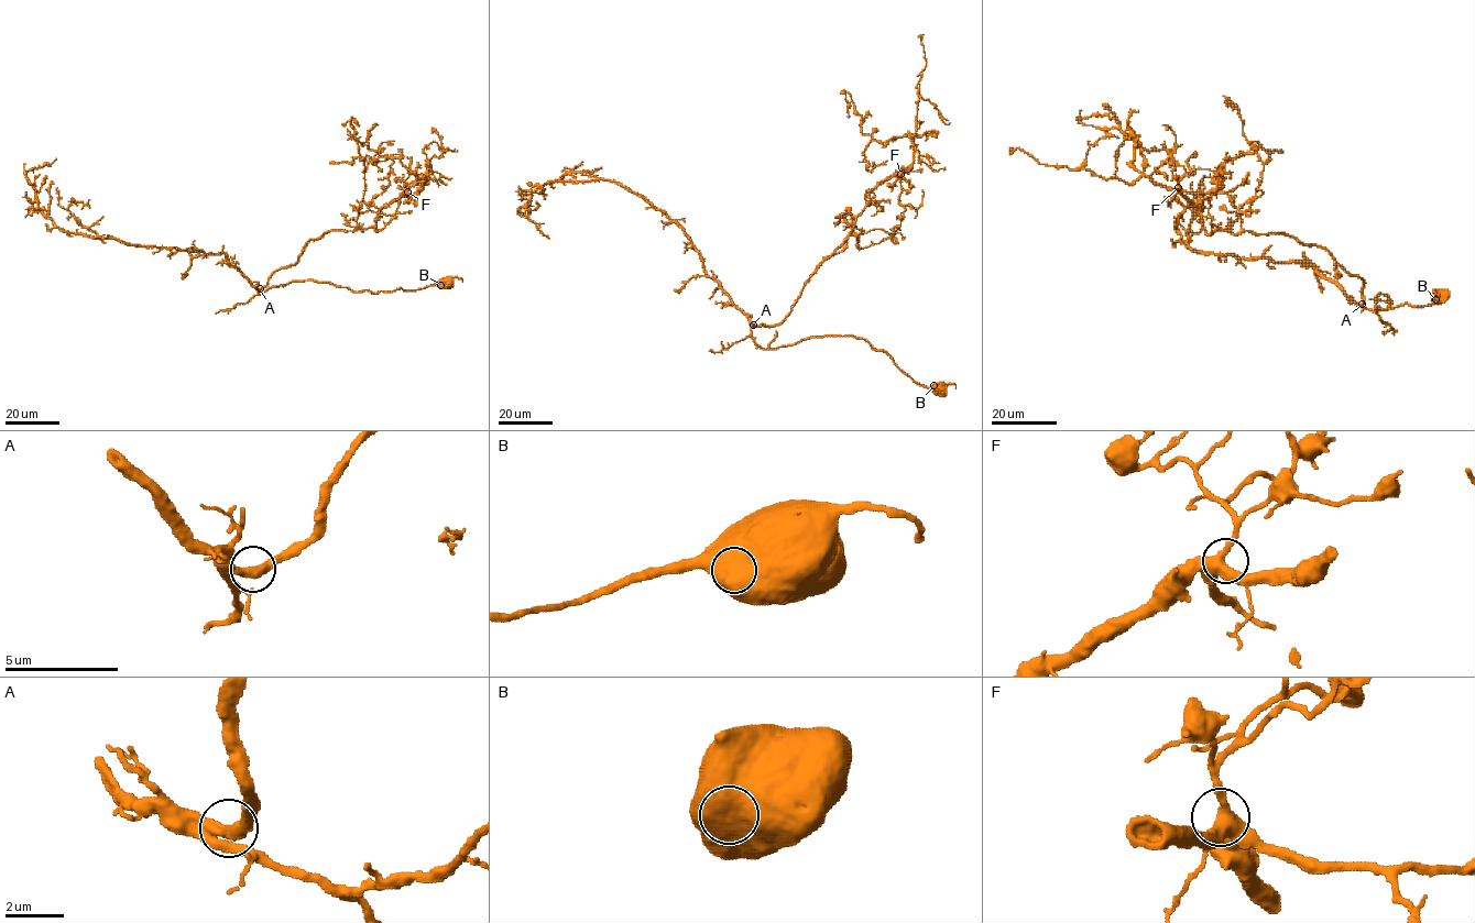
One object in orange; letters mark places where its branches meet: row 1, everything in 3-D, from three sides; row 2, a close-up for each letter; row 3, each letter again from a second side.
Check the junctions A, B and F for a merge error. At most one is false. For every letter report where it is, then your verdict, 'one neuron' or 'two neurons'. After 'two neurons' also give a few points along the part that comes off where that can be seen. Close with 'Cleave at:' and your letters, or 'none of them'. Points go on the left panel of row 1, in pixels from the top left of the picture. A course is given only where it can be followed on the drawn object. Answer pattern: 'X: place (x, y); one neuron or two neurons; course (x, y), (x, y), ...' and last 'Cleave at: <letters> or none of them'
A: place (260, 288); one neuron
B: place (440, 285); one neuron
F: place (407, 191); one neuron
Cleave at: none of them

